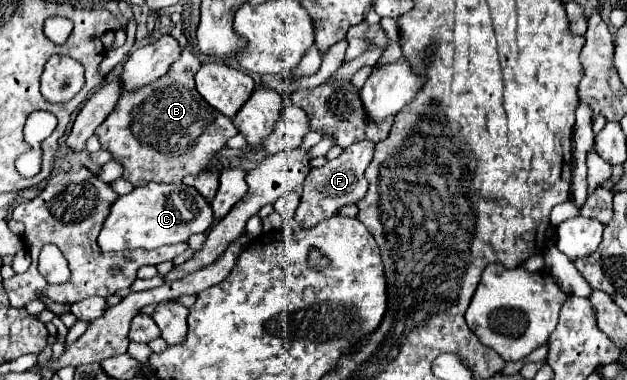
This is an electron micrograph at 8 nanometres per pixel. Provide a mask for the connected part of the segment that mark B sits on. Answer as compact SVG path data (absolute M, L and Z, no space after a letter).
M182 51L180 59L170 67L170 71L136 91L126 91L116 109L110 113L110 117L96 129L96 137L100 139L102 149L112 153L112 159L118 161L124 169L122 177L130 181L134 187L142 187L150 181L154 183L182 183L186 175L196 175L212 165L214 155L226 147L226 141L238 133L232 119L218 113L214 107L210 107L200 93L194 87L194 73L198 71L200 63L194 59L190 51Z

